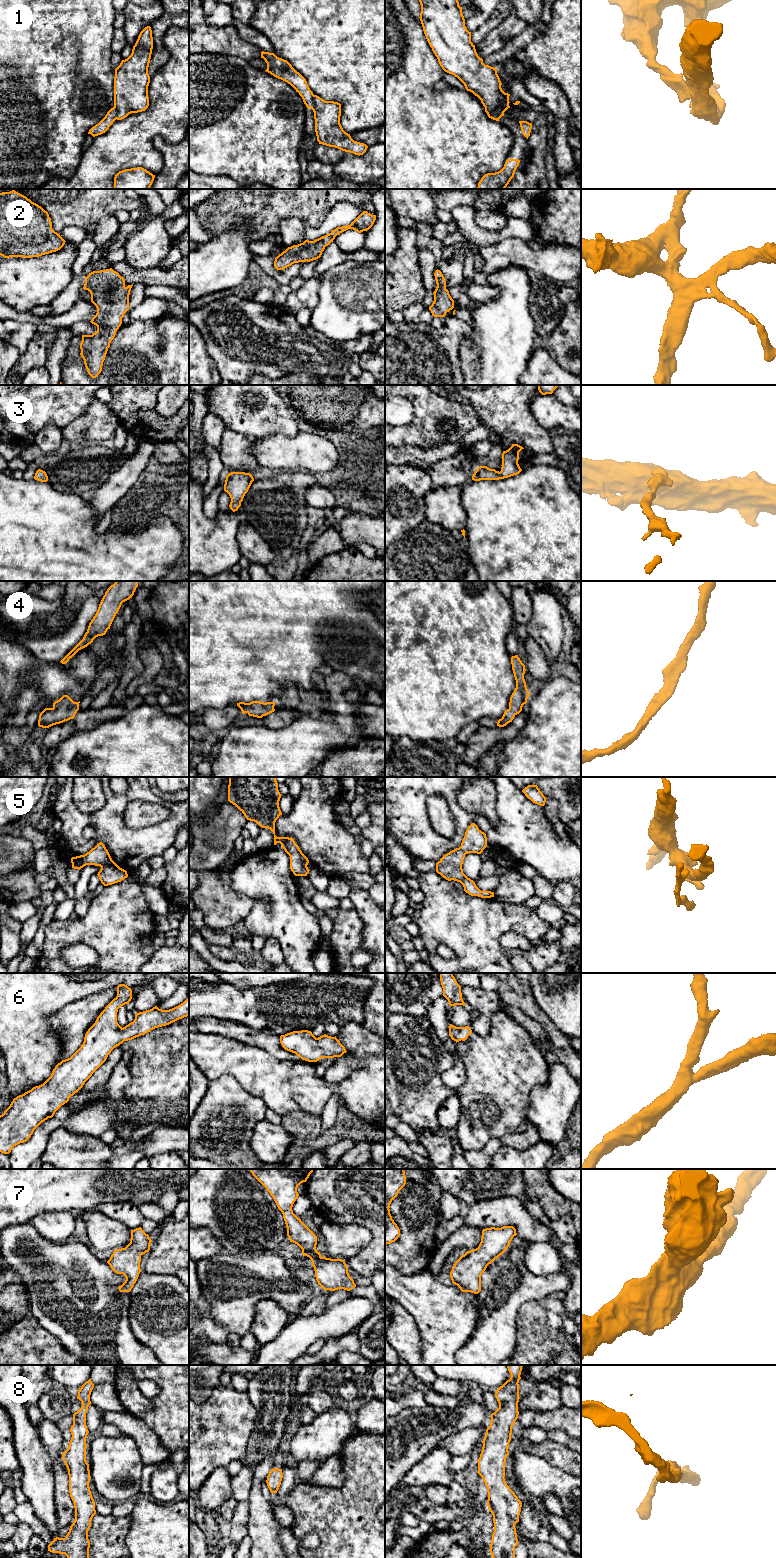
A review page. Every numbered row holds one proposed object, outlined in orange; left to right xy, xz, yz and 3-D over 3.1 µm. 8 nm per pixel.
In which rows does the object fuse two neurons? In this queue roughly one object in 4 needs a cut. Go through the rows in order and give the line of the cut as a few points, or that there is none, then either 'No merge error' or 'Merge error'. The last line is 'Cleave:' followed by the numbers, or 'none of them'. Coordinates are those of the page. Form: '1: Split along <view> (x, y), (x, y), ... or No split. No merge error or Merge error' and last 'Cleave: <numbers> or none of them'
1: Split along xz (314, 95), (311, 108). Merge error
2: No split. No merge error
3: No split. No merge error
4: No split. No merge error
5: No split. No merge error
6: No split. No merge error
7: No split. No merge error
8: No split. No merge error
Cleave: 1

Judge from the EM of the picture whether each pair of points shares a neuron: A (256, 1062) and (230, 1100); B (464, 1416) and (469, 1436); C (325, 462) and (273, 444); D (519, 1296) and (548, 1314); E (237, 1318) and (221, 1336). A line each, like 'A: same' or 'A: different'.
A: different
B: different
C: same
D: different
E: different

